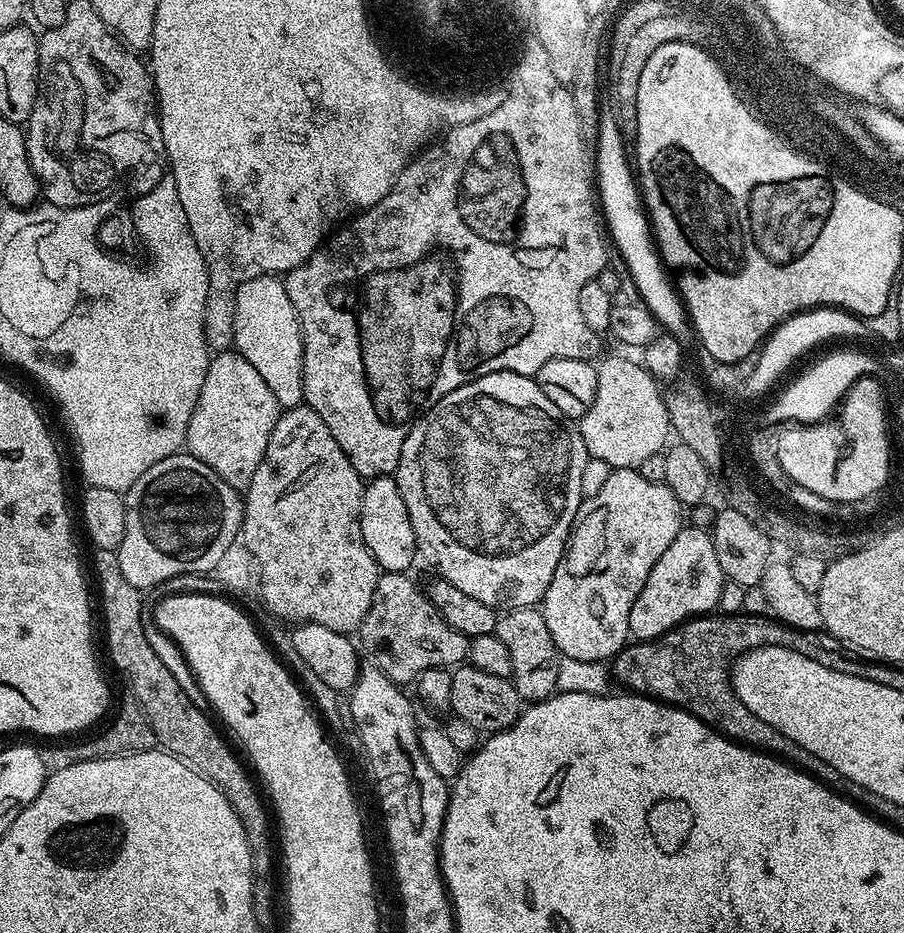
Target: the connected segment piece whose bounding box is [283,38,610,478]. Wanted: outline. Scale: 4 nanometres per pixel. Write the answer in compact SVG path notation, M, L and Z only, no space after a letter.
M534 38L529 39L529 44L525 48L523 45L519 53L518 76L519 72L520 81L511 85L507 98L502 106L498 106L498 110L490 110L490 114L469 124L447 129L442 138L409 160L390 194L386 194L382 202L378 202L373 208L365 208L355 218L337 227L310 259L283 277L286 294L294 305L294 314L298 314L304 339L303 403L312 408L314 414L322 418L322 422L326 422L330 434L334 434L334 442L342 446L346 458L350 458L350 466L354 466L361 478L393 475L402 454L402 446L413 424L446 394L458 390L458 386L466 386L470 381L491 372L513 372L535 377L536 372L554 358L592 360L600 352L601 337L590 330L590 326L586 326L582 309L578 306L578 294L582 286L597 279L607 266L610 248L602 231L597 193L588 196L588 180L584 180L585 156L580 156L582 132L576 132L578 113L572 112L574 98L568 100L572 90L569 85L554 78L550 57Z

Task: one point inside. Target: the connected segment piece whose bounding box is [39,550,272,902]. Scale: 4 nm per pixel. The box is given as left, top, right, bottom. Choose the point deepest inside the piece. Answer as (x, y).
(156, 714)

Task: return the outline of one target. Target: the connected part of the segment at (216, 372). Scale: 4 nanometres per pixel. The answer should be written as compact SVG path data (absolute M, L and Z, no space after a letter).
M220 352L208 361L206 378L194 406L188 427L187 451L194 458L206 462L222 482L237 490L246 490L254 470L266 454L270 434L281 414L274 390L266 386L262 374L240 357L239 352Z

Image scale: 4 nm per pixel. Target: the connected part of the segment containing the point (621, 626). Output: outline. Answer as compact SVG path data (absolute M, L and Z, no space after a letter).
M613 468L608 474L593 496L581 500L564 557L542 601L546 627L561 656L605 662L625 647L630 610L654 562L682 527L680 499L667 484L650 482L635 468Z

